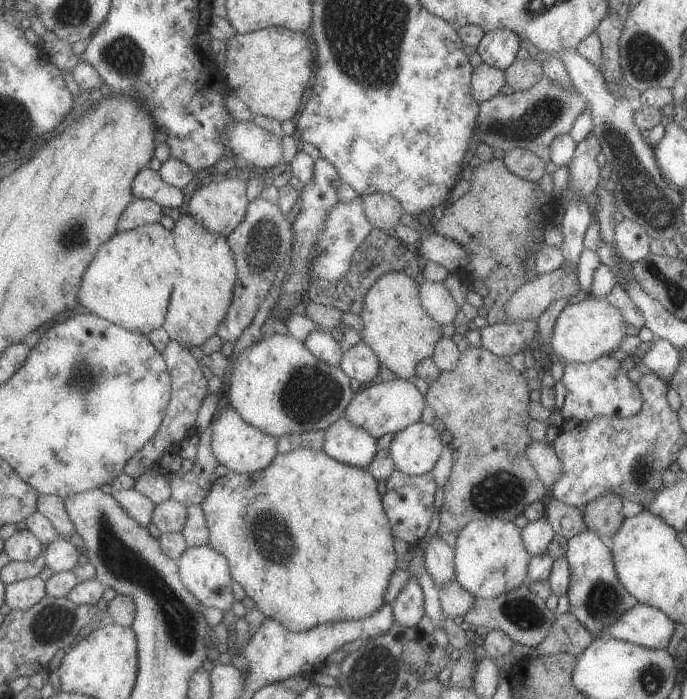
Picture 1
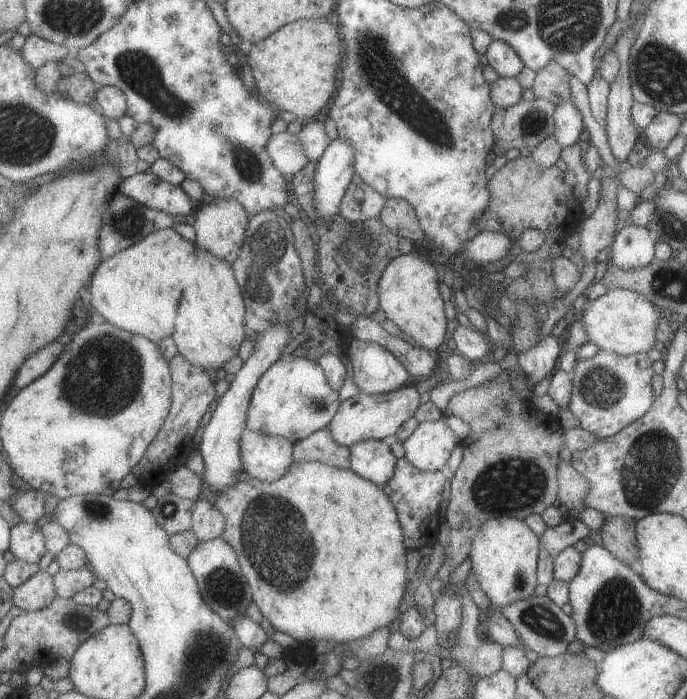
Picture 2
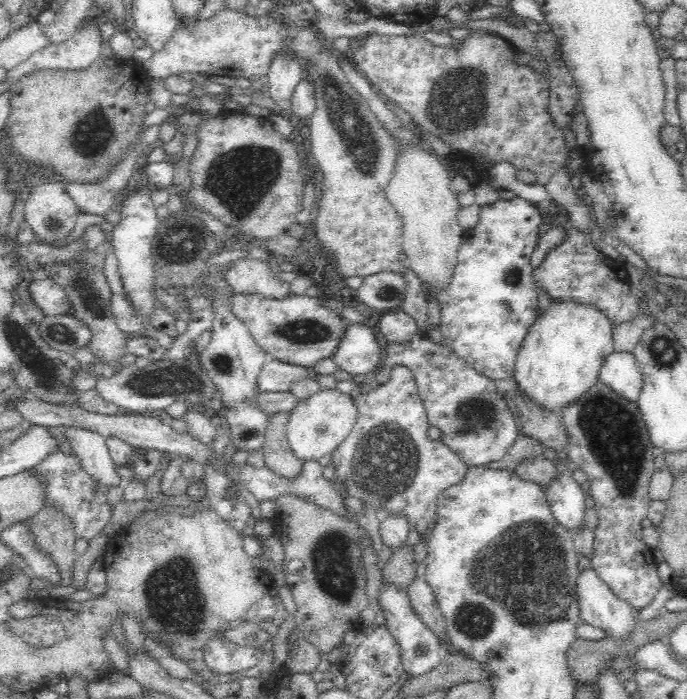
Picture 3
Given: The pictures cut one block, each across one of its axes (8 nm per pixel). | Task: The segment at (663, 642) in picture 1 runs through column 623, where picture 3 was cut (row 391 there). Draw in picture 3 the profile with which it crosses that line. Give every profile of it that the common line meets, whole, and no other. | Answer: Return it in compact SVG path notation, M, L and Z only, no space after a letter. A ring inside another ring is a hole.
M612 352L604 360L599 381L628 402L637 402L643 386L640 365L633 353Z

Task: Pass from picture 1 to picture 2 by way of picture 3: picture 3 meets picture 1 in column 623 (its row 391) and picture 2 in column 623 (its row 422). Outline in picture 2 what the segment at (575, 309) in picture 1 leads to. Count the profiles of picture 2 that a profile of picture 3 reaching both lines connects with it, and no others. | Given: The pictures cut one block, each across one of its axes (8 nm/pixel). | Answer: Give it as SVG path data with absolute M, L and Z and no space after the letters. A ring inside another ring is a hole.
M628 289L607 290L595 300L587 300L581 309L581 324L587 342L595 345L599 352L615 352L621 356L646 353L655 344L655 326L660 321L657 306L647 298Z

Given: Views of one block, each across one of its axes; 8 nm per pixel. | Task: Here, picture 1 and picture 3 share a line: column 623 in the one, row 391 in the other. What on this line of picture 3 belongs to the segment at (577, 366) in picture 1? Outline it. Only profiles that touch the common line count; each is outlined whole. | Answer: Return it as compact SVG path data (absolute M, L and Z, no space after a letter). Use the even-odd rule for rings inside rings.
M397 367L396 369L393 369L390 380L386 382L386 384L380 385L377 389L372 389L365 395L360 394L360 396L355 398L353 401L356 411L358 411L356 425L354 426L350 436L348 436L348 438L344 440L344 443L331 455L332 466L335 470L332 484L341 484L342 487L346 489L348 497L358 499L367 509L374 508L374 510L378 511L378 514L382 517L389 515L403 516L404 518L407 518L409 530L416 530L417 535L421 538L424 534L426 534L426 532L429 532L432 522L435 520L436 500L438 498L438 494L440 494L442 490L446 490L450 488L450 486L454 486L464 480L469 467L464 462L461 462L460 458L458 458L452 450L449 450L448 446L444 445L442 441L434 441L427 438L427 431L429 429L428 417L426 417L426 410L417 390L414 373L412 373L408 367Z

